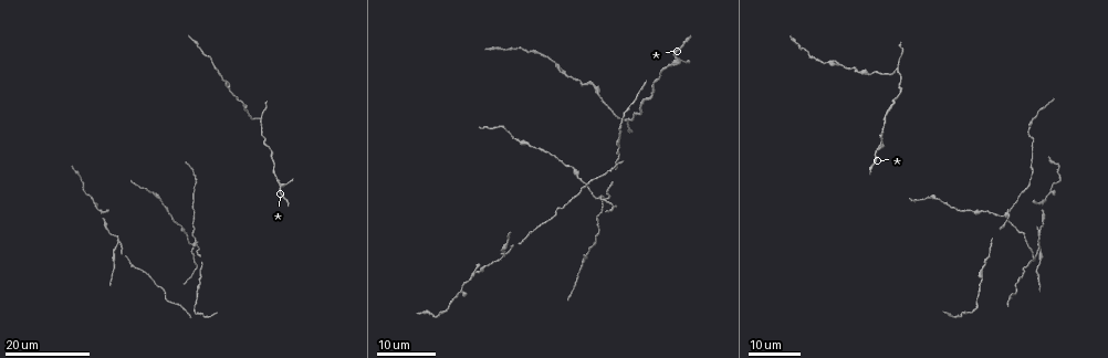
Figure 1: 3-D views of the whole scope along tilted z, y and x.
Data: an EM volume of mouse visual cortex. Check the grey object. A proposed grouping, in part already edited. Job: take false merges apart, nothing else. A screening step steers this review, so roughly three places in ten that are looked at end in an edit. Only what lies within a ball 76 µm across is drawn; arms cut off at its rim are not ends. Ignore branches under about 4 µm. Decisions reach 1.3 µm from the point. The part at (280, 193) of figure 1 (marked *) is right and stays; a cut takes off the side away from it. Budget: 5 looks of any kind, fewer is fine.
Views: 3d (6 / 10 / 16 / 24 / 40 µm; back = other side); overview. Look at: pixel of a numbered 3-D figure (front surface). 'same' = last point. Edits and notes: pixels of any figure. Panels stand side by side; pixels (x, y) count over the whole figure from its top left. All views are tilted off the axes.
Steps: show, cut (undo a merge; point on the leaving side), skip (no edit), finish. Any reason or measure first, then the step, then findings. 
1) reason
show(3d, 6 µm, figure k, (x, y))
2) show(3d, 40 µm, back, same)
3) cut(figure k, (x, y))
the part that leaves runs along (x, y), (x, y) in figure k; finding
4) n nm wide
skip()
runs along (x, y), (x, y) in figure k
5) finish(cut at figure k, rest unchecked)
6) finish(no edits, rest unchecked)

show(3d, 16 µm, figure 1, (625, 120))

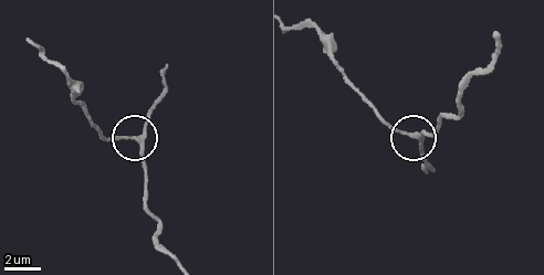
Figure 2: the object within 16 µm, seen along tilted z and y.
show(3d, 10 µm, figure 2, (136, 136))

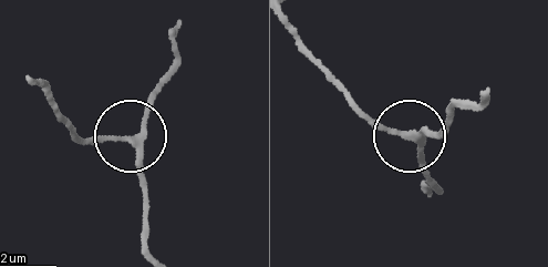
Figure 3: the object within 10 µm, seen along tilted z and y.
3 arms
skip()
runs along (153, 256), (132, 139), (148, 96), (169, 76) in figure 3; one neuron here

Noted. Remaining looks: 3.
looks like a crossing
show(3d, 16 µm, figure 1, (196, 246))

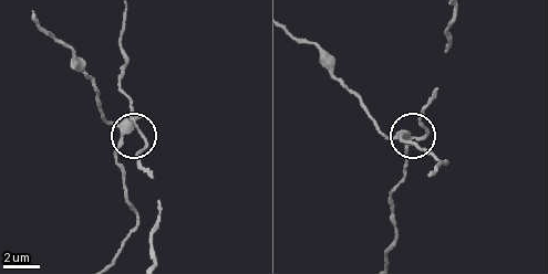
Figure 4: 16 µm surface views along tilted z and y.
closer look
show(3d, 10 µm, figure 4, (125, 134))

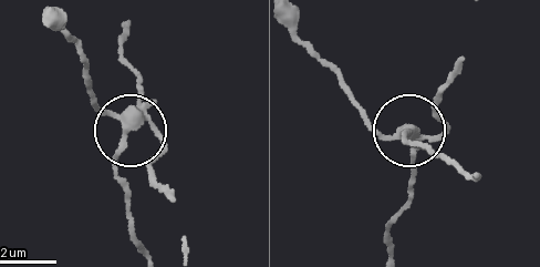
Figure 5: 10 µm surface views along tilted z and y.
4 arms
cut(figure 5, (120, 144))
the part that leaves runs along (142, 108), (116, 112), (95, 102), (81, 50), (60, 13) in figure 5; two neurons meet here

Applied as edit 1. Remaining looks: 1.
finish(cut at figure 5, rest unchecked)

